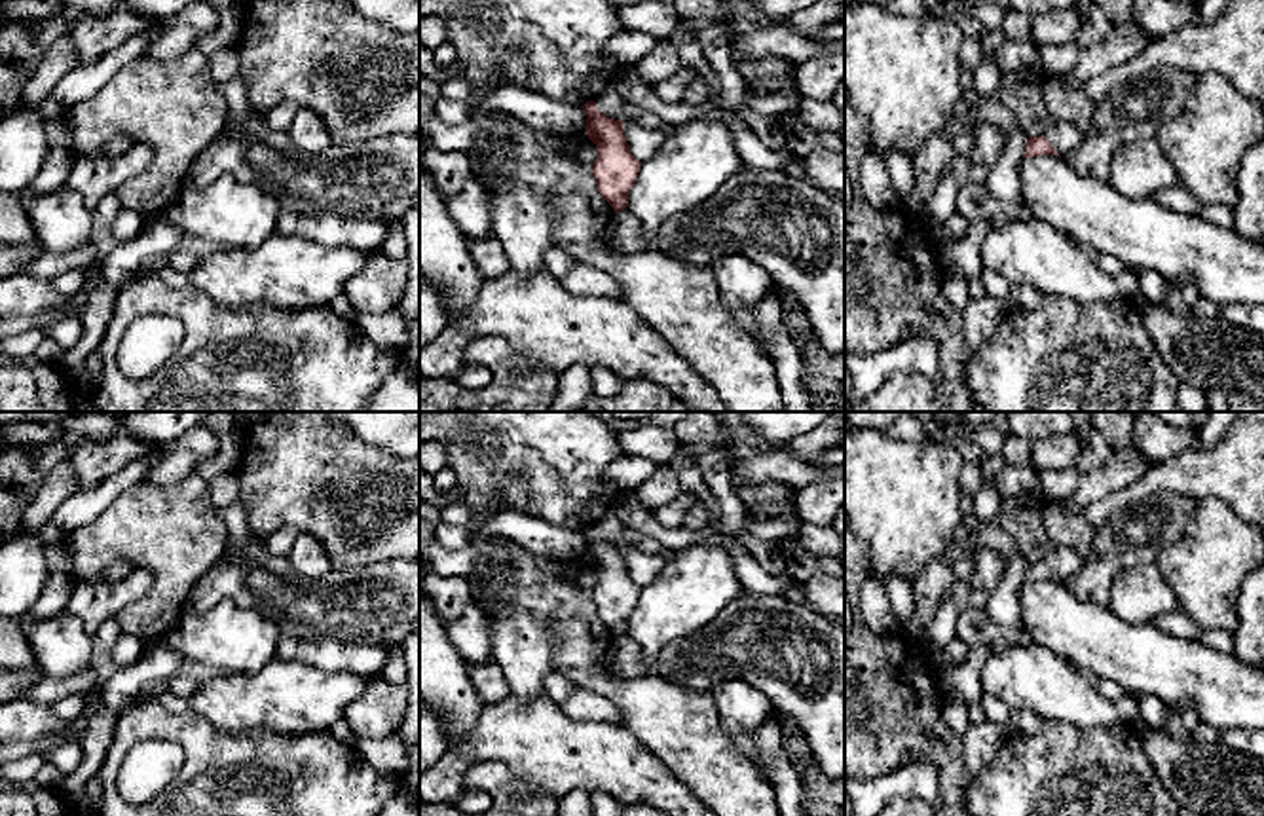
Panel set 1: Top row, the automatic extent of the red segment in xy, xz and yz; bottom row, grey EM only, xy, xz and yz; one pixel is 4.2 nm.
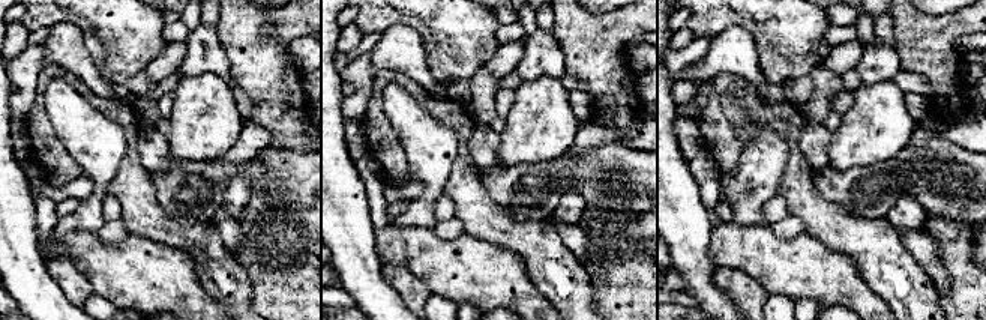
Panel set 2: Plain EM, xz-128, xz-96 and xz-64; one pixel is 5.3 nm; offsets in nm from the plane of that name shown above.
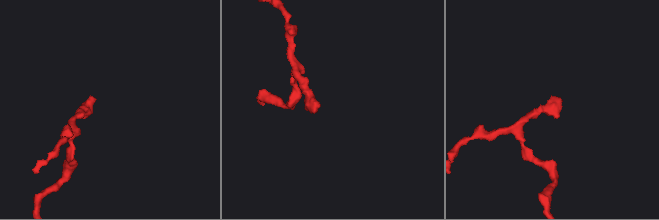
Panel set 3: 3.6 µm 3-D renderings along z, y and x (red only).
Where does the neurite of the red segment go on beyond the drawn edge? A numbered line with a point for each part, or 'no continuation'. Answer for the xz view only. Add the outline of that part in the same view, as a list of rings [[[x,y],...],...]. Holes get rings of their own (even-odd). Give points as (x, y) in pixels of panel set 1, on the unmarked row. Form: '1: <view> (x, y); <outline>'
no continuation

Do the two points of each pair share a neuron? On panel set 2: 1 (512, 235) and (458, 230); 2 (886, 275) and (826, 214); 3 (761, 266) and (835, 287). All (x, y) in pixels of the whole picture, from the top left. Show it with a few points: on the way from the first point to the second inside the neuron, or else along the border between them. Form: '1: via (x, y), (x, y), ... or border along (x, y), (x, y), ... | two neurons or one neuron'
1: border along (456, 215), (465, 232) | two neurons
2: via (872, 260), (841, 229) | one neuron
3: via (779, 266), (803, 268), (817, 272) | one neuron

